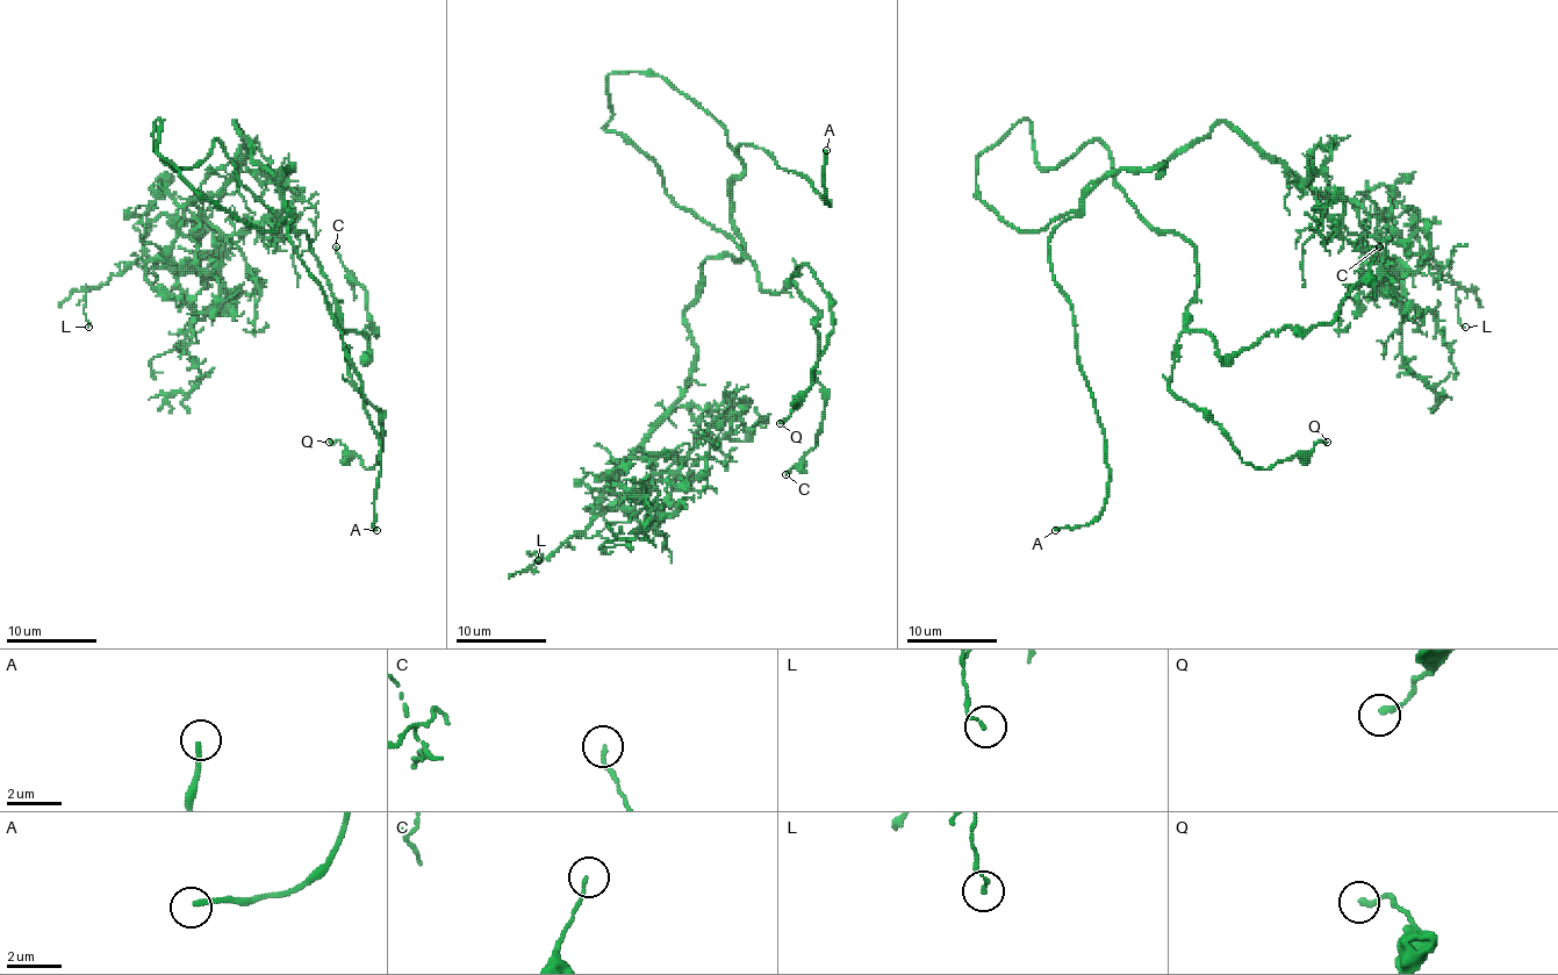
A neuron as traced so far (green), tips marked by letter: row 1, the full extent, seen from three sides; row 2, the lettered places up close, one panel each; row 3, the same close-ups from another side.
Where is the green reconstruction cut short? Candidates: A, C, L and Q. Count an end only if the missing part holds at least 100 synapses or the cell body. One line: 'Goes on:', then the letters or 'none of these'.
Goes on: A

